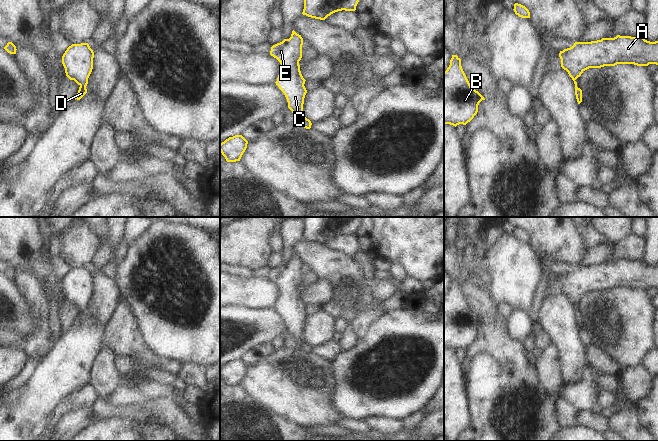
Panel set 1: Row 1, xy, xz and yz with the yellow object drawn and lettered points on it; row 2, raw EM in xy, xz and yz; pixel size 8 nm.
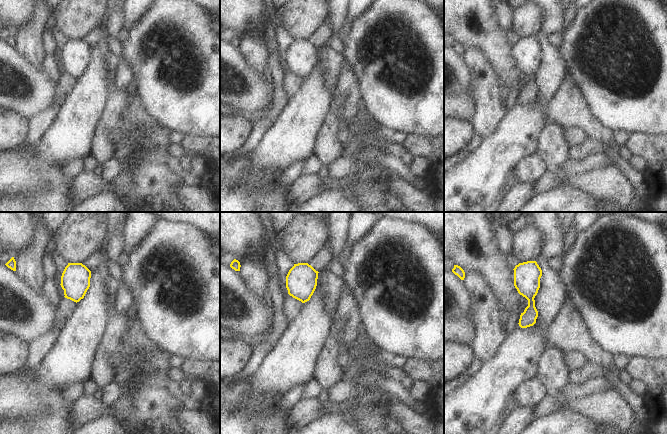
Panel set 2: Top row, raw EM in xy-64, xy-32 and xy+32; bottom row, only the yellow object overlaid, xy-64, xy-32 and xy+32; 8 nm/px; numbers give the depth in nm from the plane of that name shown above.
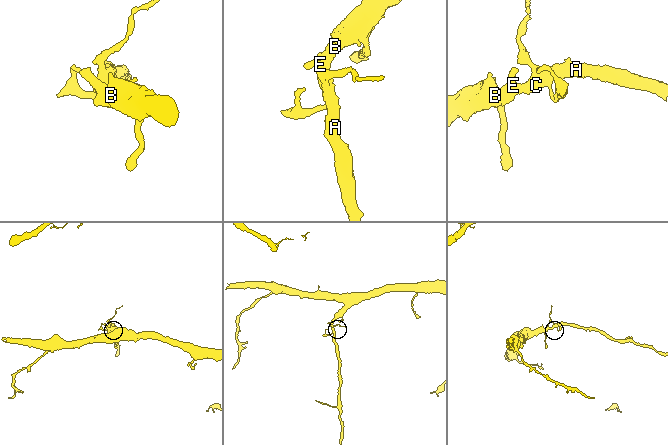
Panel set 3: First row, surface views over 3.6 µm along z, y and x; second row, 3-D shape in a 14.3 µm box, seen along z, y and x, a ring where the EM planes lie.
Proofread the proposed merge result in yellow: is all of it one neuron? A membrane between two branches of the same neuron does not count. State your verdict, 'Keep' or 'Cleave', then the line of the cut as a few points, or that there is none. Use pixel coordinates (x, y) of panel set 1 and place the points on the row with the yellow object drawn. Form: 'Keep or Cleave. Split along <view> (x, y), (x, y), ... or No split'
Keep. No split

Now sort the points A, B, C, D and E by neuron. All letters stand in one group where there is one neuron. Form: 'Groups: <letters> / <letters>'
Groups: A B C D E

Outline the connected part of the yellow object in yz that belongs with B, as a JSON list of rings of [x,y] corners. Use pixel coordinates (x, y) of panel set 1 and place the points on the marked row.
[[[452,55],[450,65],[444,72],[444,124],[466,125],[478,112],[479,103],[485,98],[471,87],[461,66],[461,59]]]

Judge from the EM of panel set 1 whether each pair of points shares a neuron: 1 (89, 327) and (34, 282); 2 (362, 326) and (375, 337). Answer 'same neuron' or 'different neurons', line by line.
1: different neurons
2: different neurons

